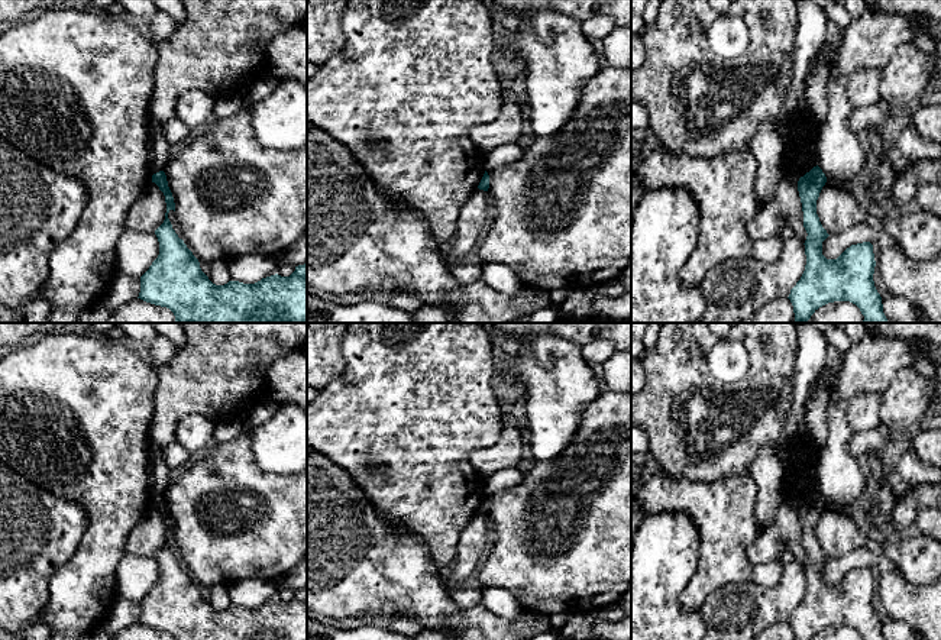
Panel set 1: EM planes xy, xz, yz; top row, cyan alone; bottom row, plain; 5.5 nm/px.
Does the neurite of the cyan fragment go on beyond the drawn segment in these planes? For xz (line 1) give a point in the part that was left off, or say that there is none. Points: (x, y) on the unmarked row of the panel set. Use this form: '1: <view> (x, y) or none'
1: none

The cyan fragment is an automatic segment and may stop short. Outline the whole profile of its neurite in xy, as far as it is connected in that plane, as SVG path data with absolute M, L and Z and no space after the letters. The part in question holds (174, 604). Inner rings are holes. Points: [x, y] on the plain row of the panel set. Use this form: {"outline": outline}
{"outline": "M165 497L153 498L152 507L165 520L166 537L164 547L155 555L159 579L140 601L138 623L166 631L174 640L307 640L307 588L295 591L290 601L275 598L255 608L239 605L229 605L224 610L213 608L201 595L198 584L172 553L168 537L175 536L175 527Z"}

